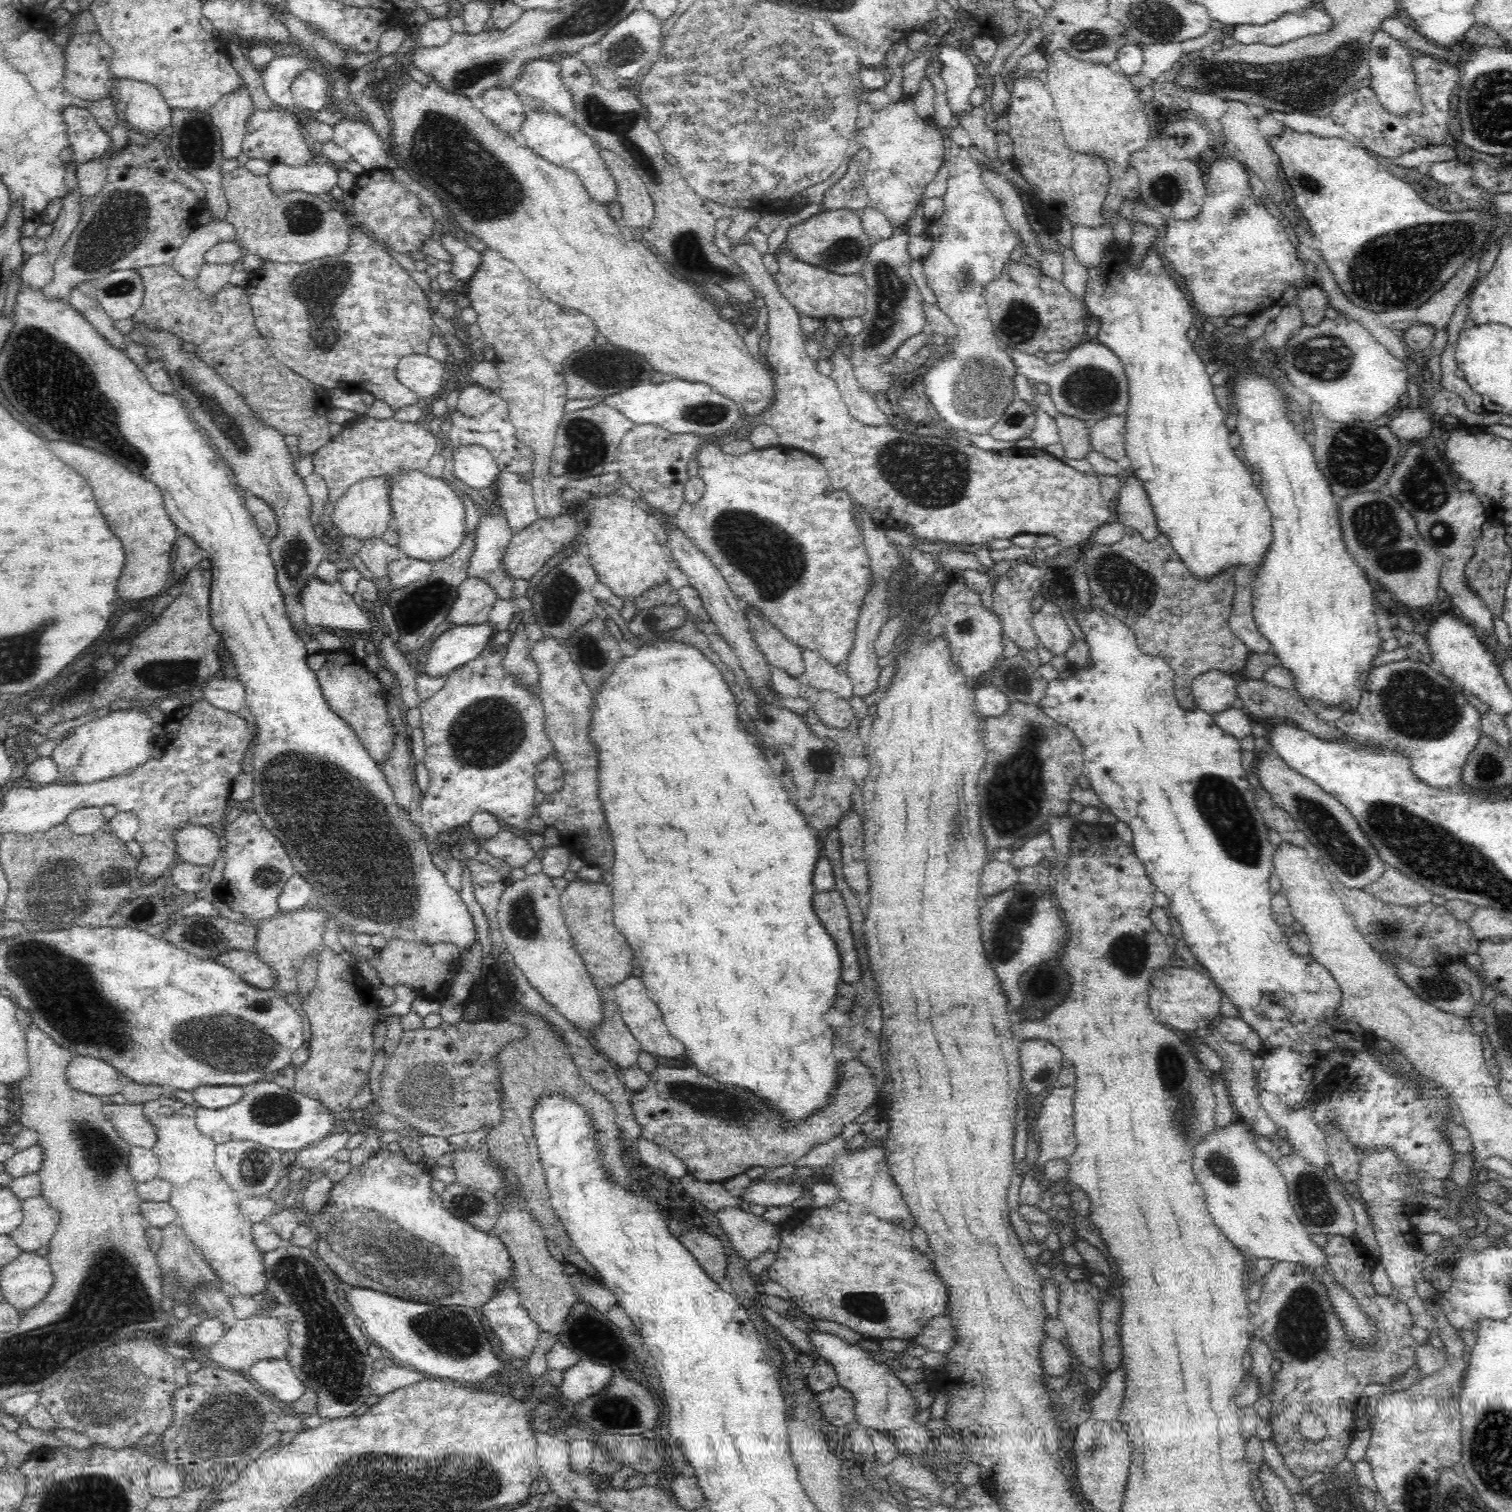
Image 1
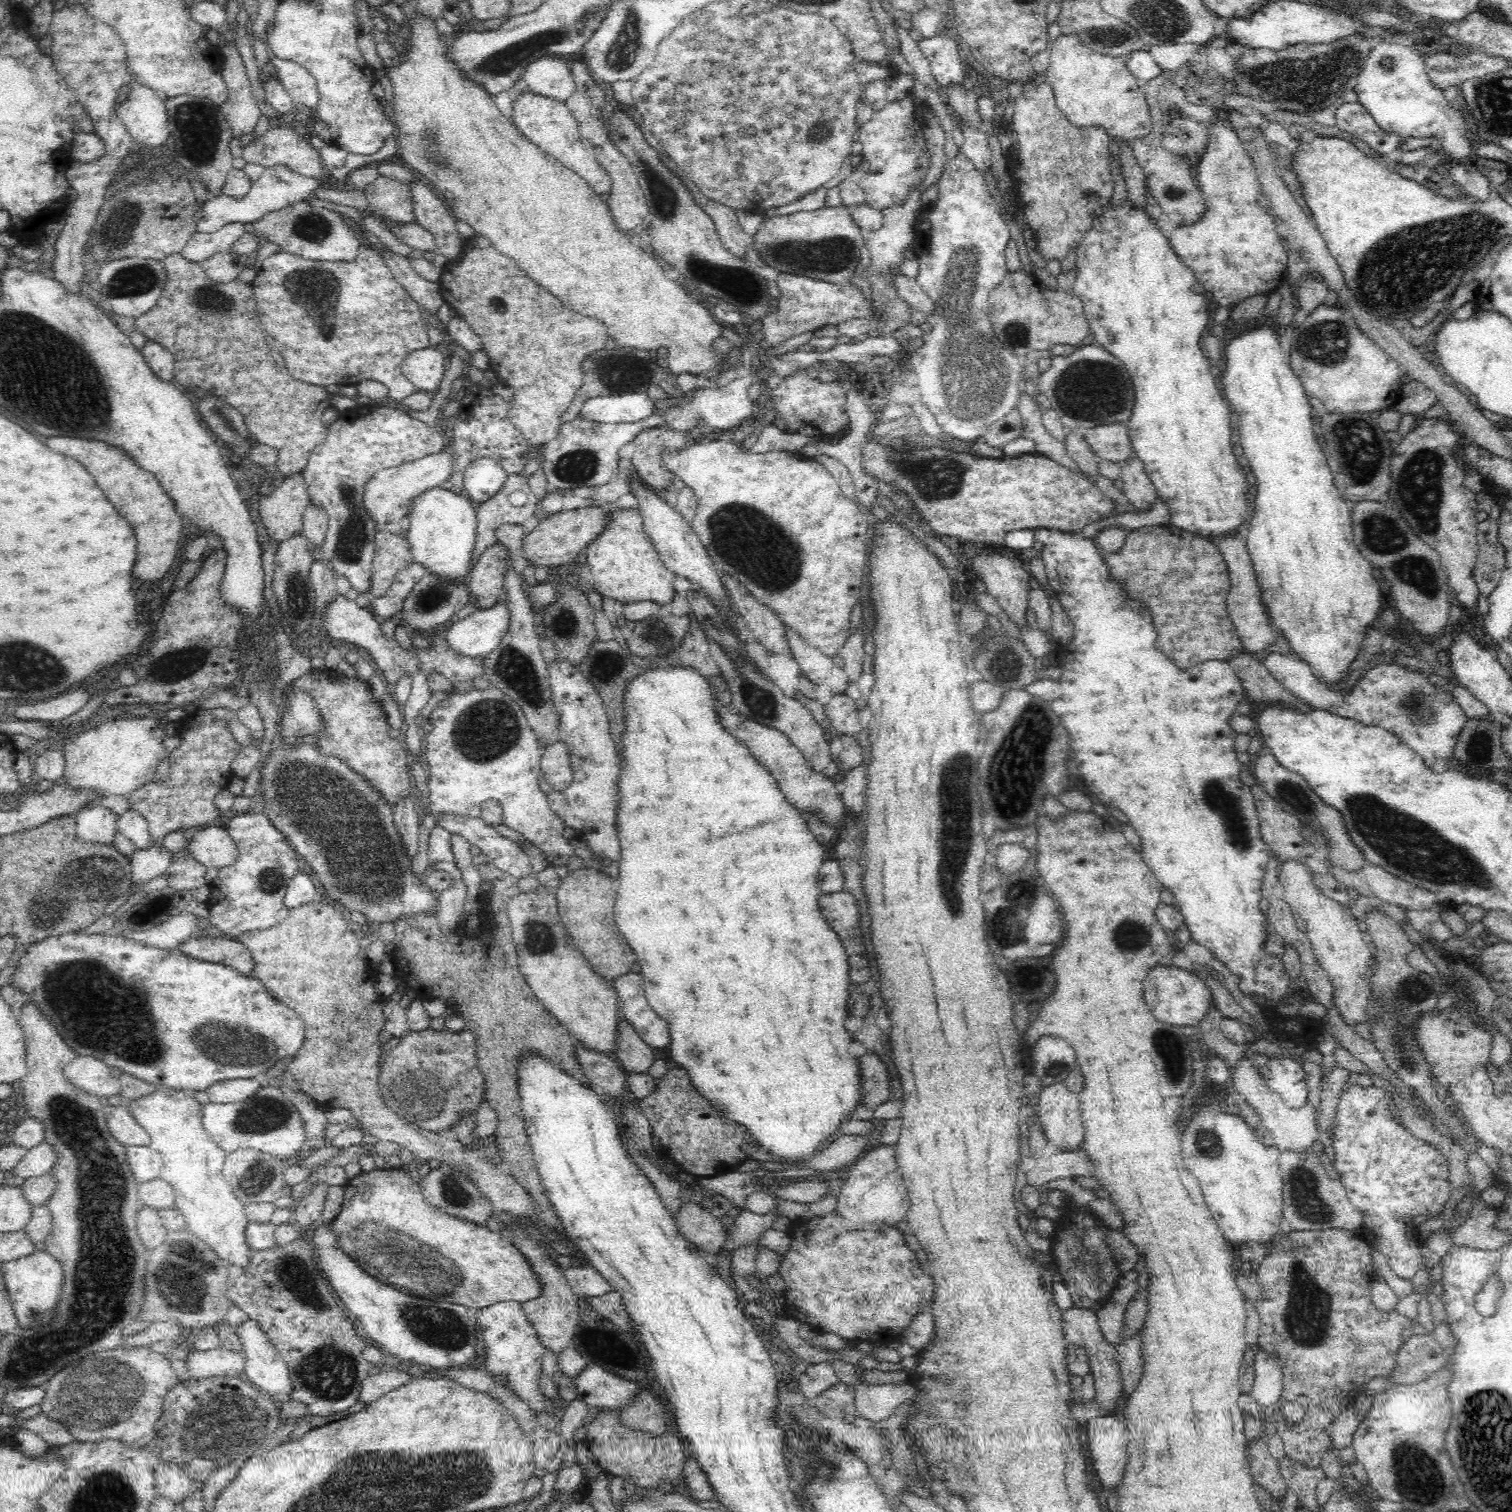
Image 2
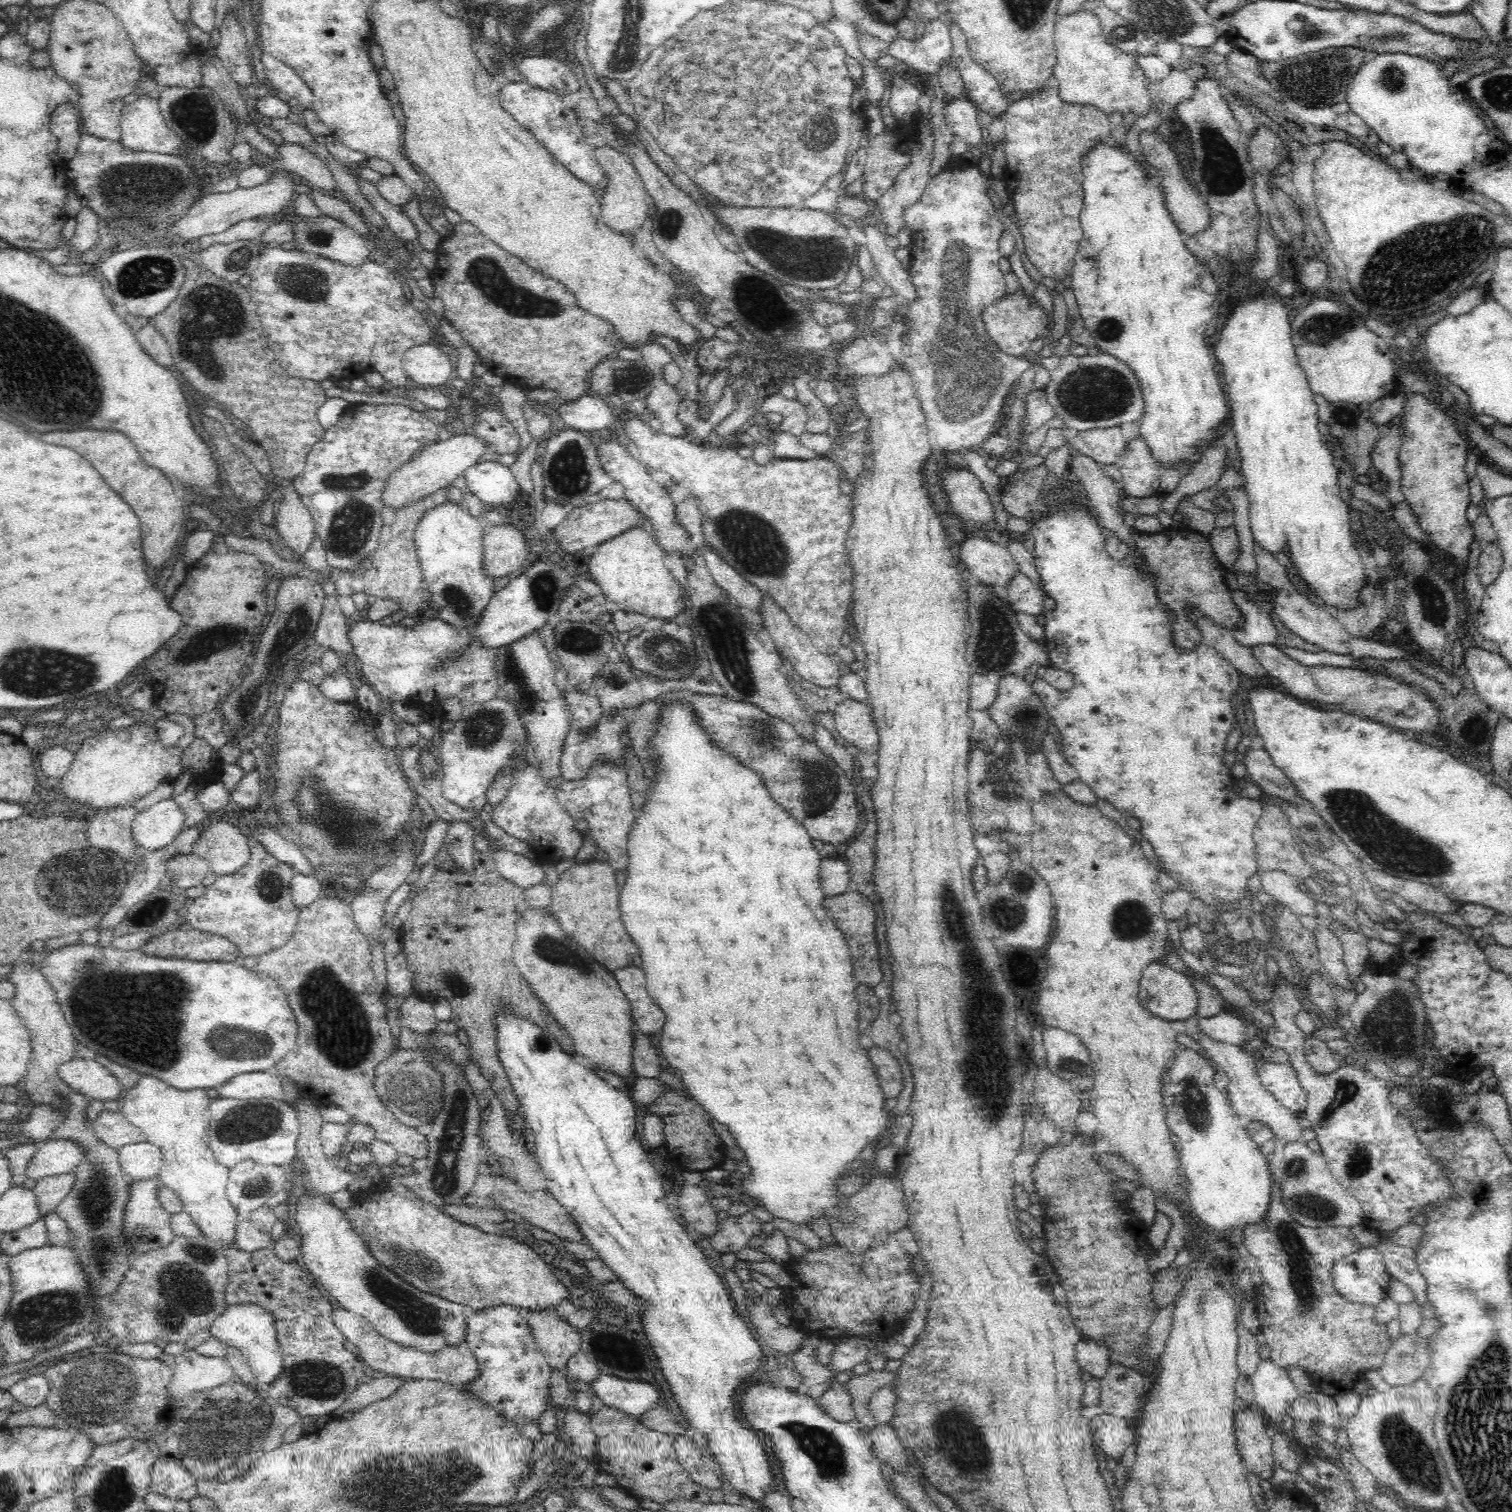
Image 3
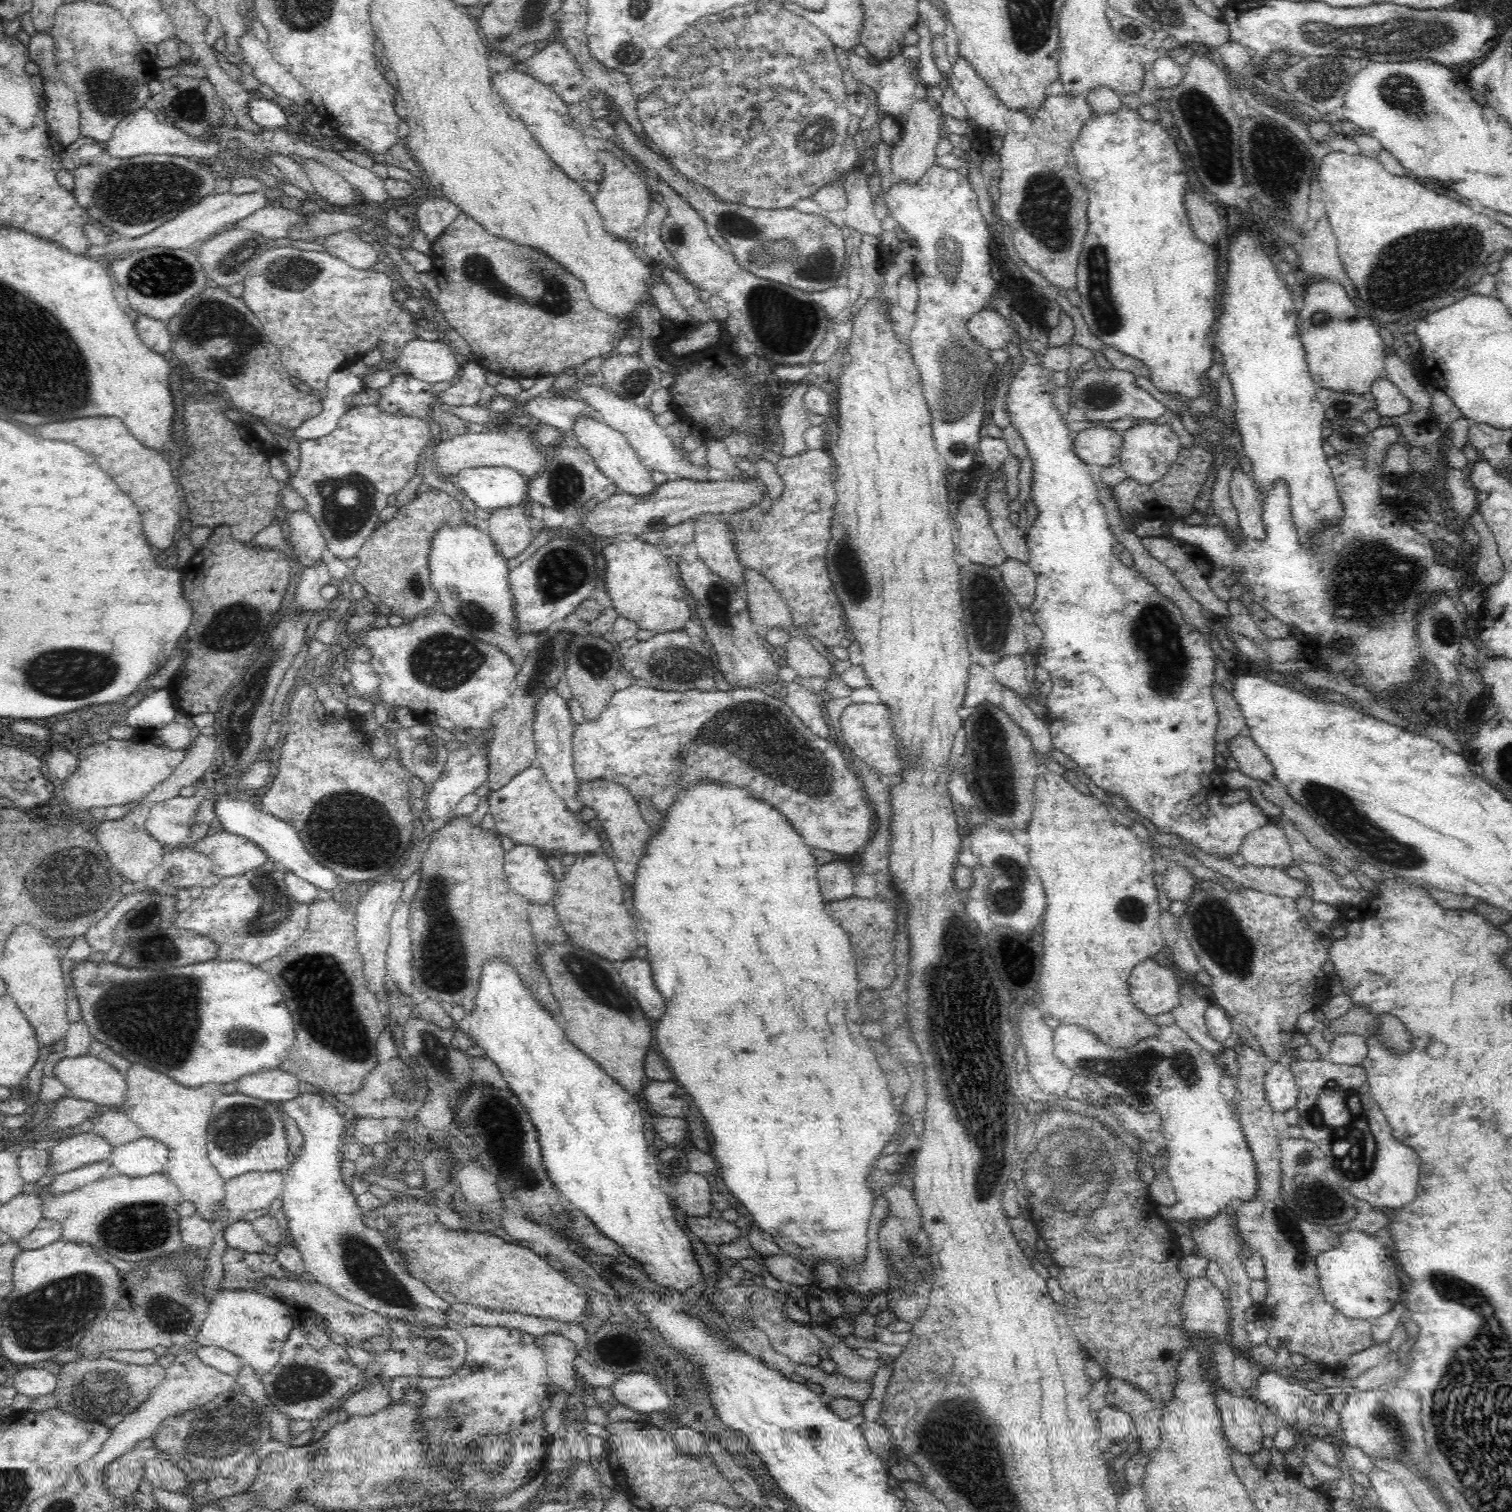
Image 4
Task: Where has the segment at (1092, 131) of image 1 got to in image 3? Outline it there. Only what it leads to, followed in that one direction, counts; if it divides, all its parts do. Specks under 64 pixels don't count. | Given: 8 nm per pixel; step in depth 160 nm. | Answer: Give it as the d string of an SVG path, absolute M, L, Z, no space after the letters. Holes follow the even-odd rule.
M1081 7L1057 21L1054 31L1057 61L1053 77L1059 87L1060 98L1072 104L1093 104L1102 112L1134 112L1148 114L1151 108L1149 90L1144 85L1147 76L1137 64L1137 54L1126 54L1112 46L1103 35L1100 19Z

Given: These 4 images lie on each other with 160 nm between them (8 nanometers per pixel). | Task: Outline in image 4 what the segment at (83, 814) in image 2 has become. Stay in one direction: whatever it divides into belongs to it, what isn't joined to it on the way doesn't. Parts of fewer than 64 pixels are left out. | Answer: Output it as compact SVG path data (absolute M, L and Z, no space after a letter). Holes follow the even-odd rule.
M141 802L134 805L134 808L124 817L114 821L102 821L94 823L94 836L100 847L108 855L108 859L114 869L122 875L123 882L132 883L134 886L140 886L140 882L146 880L148 872L162 862L167 848L160 844L158 839L146 830L146 819L152 804Z

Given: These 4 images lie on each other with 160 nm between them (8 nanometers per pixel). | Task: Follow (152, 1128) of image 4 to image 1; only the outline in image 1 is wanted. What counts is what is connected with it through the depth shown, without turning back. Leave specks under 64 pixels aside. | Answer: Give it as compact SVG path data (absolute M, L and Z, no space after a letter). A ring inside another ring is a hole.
M164 1094L144 1102L142 1113L156 1131L156 1142L151 1149L160 1163L158 1177L172 1186L169 1204L176 1210L177 1224L224 1283L236 1286L246 1298L262 1292L266 1288L266 1273L263 1254L253 1242L253 1224L240 1213L240 1196L226 1185L217 1169L217 1144L196 1126L195 1106Z

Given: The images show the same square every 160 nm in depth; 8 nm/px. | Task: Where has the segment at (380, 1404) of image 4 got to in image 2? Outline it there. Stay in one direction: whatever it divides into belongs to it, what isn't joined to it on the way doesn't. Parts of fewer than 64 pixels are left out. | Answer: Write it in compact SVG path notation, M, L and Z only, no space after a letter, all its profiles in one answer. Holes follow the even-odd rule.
M399 1367L392 1371L382 1370L379 1374L367 1376L360 1384L358 1401L362 1401L366 1405L370 1404L382 1395L388 1394L388 1392L396 1390L399 1386L410 1382L413 1376L413 1373Z

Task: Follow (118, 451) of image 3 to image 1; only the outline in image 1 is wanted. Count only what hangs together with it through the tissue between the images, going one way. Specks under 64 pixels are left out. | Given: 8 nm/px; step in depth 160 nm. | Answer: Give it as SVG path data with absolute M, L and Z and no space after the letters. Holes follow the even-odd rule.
M54 440L48 446L58 458L62 458L62 462L72 466L86 478L86 482L90 482L100 512L104 514L110 530L124 544L126 564L118 582L118 596L122 600L142 600L163 593L171 582L172 548L180 533L165 509L159 488L97 450L62 440Z

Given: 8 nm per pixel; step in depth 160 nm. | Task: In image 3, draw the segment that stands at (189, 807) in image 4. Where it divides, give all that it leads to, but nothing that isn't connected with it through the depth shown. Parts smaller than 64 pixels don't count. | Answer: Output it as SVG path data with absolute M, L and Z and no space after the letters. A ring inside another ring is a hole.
M173 799L160 800L135 816L134 841L144 851L164 849L183 832L185 820L182 809Z

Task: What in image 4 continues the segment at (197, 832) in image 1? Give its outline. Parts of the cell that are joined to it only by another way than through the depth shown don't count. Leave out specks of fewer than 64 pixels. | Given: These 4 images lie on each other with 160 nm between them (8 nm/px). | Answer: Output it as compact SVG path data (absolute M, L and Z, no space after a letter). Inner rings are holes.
M219 828L197 841L193 848L211 860L212 873L220 879L254 870L269 858L256 843Z

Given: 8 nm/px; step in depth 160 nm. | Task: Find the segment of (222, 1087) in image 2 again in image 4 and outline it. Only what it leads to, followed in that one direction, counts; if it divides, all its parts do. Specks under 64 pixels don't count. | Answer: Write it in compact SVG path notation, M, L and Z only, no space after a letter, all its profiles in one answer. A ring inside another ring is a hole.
M272 1069L244 1075L238 1080L240 1094L279 1104L300 1096L300 1081L293 1074Z

